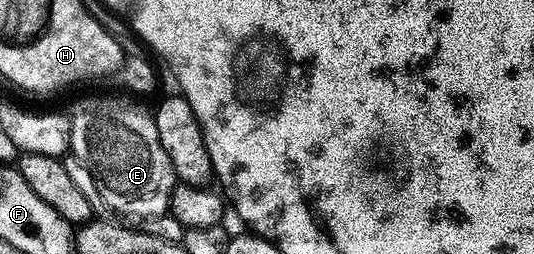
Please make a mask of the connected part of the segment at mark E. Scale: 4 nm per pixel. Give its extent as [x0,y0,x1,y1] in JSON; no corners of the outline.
[70,97,176,220]

